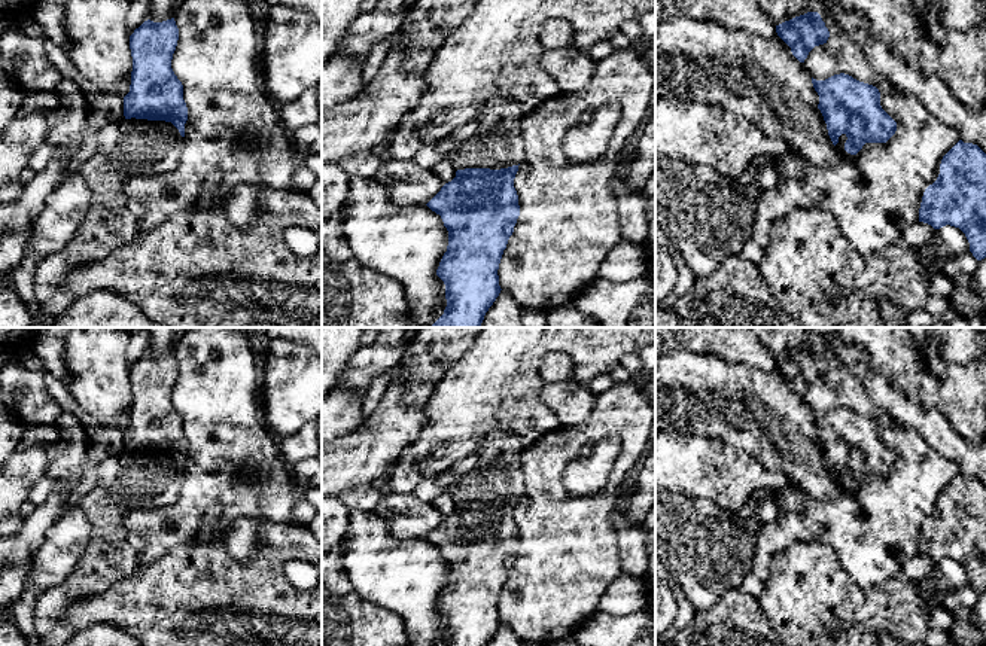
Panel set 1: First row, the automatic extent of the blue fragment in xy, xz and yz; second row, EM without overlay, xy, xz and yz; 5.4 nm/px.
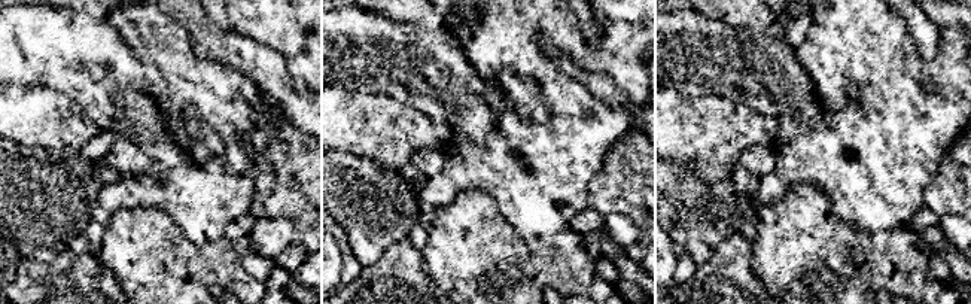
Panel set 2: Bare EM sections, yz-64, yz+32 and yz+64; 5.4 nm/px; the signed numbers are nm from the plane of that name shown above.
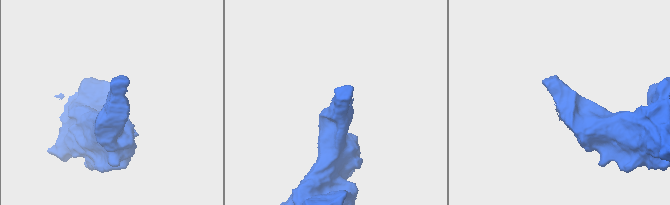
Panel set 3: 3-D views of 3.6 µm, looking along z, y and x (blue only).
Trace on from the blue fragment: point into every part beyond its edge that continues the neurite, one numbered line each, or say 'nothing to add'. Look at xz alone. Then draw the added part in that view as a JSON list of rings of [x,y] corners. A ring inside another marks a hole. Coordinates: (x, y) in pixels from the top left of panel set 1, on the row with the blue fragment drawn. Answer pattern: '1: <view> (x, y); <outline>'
1: xz (496, 143); [[[492,97],[478,110],[480,122],[475,132],[451,155],[456,170],[500,170],[518,165],[526,156],[521,137],[521,104]]]

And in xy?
1: xy (146, 148); [[[131,118],[119,129],[113,161],[122,174],[162,176],[177,168],[183,137],[171,122]]]

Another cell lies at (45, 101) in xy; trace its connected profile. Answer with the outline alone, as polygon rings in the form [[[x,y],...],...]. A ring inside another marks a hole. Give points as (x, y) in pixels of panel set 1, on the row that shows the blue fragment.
[[[36,91],[25,92],[19,112],[52,112],[60,106],[60,95],[57,91]]]

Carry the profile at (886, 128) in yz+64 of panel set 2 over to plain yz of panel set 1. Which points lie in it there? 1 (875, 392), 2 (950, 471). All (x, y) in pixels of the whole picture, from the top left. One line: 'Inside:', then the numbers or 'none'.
Inside: 2

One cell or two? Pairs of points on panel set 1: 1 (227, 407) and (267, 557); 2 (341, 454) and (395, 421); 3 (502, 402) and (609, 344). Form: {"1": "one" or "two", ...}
{"1": "two", "2": "one", "3": "one"}

